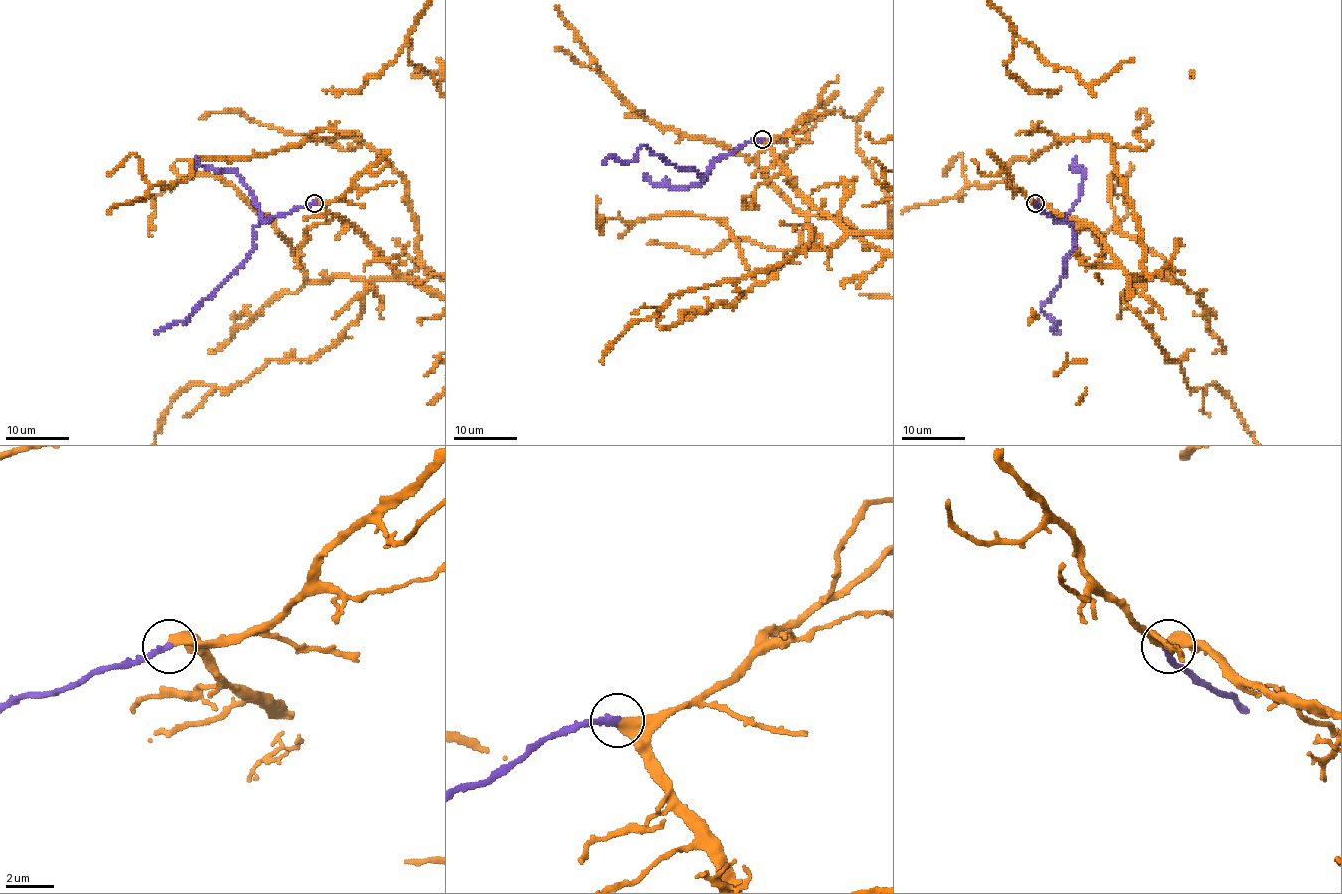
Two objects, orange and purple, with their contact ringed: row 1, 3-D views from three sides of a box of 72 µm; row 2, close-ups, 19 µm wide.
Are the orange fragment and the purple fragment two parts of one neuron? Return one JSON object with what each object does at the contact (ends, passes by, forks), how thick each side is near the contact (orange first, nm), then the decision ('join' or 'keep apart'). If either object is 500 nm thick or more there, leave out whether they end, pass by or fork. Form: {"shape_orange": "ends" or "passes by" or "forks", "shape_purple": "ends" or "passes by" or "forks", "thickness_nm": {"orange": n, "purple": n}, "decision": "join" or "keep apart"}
{"shape_orange": "ends", "shape_purple": "ends", "thickness_nm": {"orange": 480, "purple": 280}, "decision": "join"}

